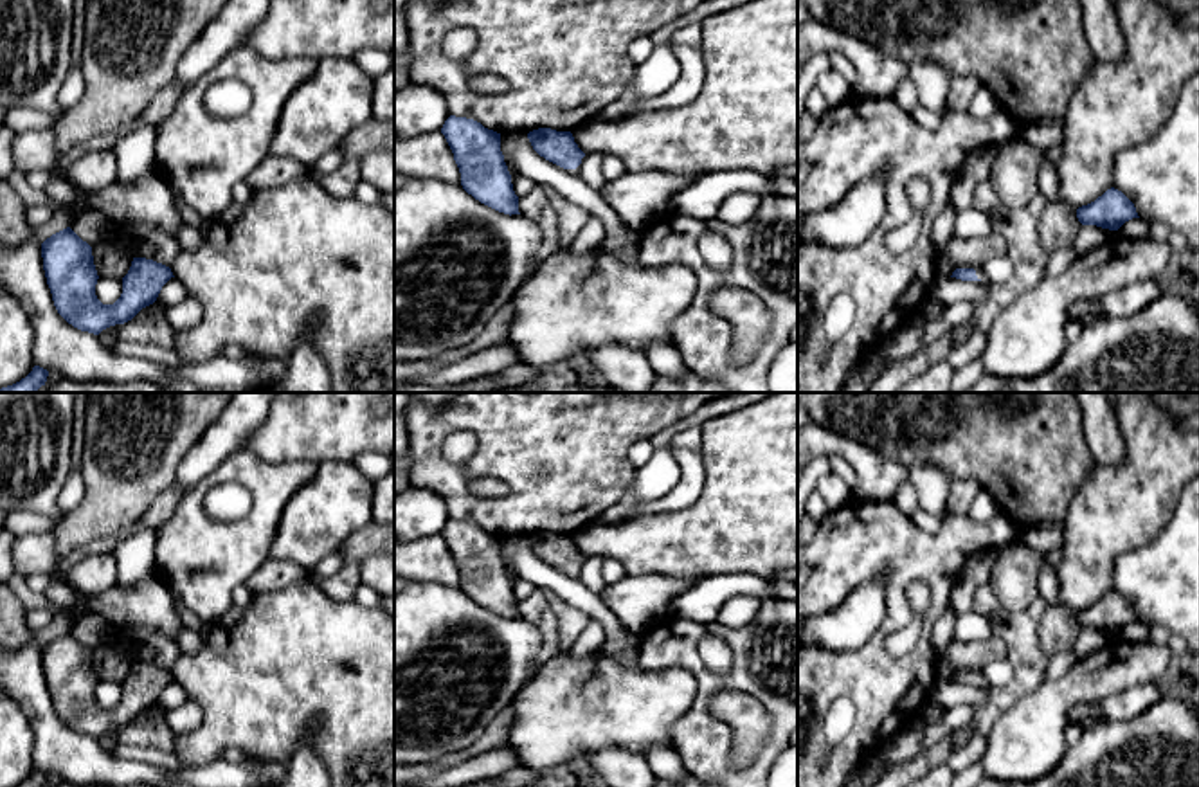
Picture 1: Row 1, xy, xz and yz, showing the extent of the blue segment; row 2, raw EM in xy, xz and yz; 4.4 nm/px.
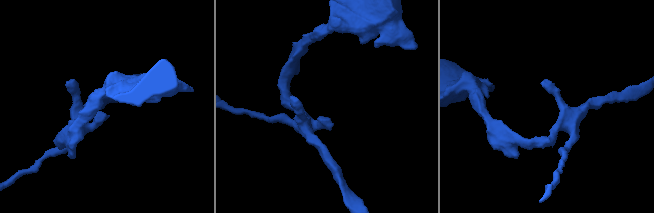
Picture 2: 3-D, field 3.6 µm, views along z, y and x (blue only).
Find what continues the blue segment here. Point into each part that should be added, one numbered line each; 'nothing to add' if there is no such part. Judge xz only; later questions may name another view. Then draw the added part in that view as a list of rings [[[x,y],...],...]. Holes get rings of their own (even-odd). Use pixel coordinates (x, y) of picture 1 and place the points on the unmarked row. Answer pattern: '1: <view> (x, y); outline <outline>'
nothing to add

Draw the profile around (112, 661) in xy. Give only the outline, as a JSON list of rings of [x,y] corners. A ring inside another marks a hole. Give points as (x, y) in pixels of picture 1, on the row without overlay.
[[[121,641],[97,647],[92,650],[92,659],[99,681],[117,681],[121,684],[135,661]]]

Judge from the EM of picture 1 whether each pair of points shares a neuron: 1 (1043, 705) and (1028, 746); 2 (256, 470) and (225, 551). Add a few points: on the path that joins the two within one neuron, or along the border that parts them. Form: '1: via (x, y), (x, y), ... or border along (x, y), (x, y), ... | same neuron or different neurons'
1: via (1043, 715), (1030, 735) | same neuron
2: via (261, 490), (261, 515), (245, 532) | same neuron

